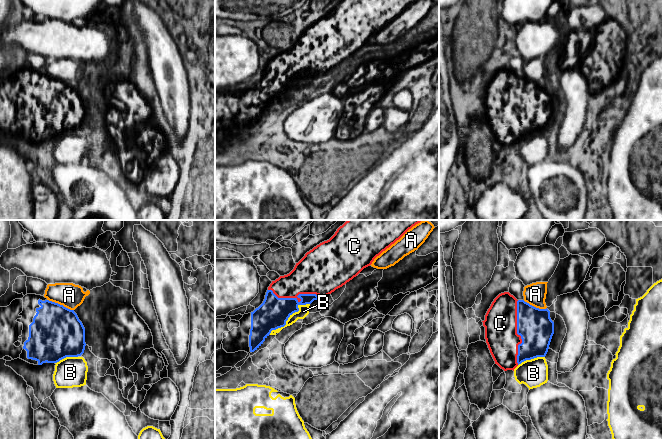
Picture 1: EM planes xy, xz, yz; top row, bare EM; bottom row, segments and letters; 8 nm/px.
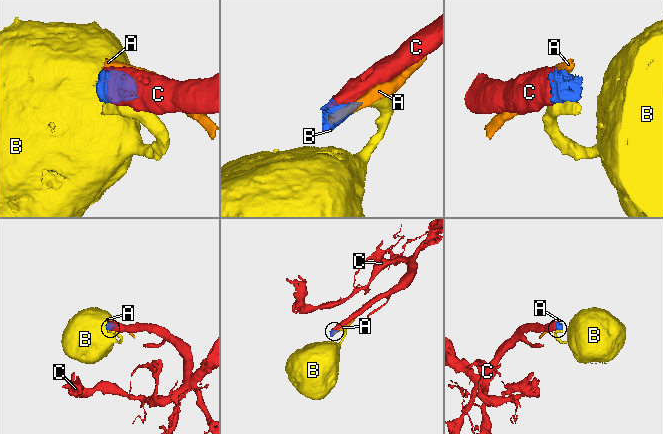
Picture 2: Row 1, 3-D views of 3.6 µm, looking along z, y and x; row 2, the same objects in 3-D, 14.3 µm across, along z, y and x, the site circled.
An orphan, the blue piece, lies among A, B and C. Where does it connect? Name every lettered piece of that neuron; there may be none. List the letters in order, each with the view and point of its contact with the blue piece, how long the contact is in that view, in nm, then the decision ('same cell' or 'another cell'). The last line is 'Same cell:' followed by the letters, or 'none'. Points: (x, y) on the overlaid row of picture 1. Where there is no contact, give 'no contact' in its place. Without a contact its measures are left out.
A: contact xy (59, 304); length 240 nm; another cell
B: contact xz (289, 316); length 400 nm; another cell
C: contact xz (296, 298); length 460 nm; same cell
Same cell: C

